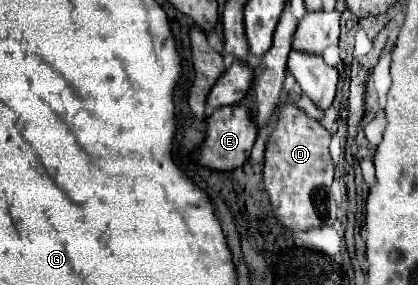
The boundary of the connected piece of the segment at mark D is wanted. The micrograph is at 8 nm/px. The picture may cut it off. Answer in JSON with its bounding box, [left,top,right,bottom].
[264,106,338,232]

